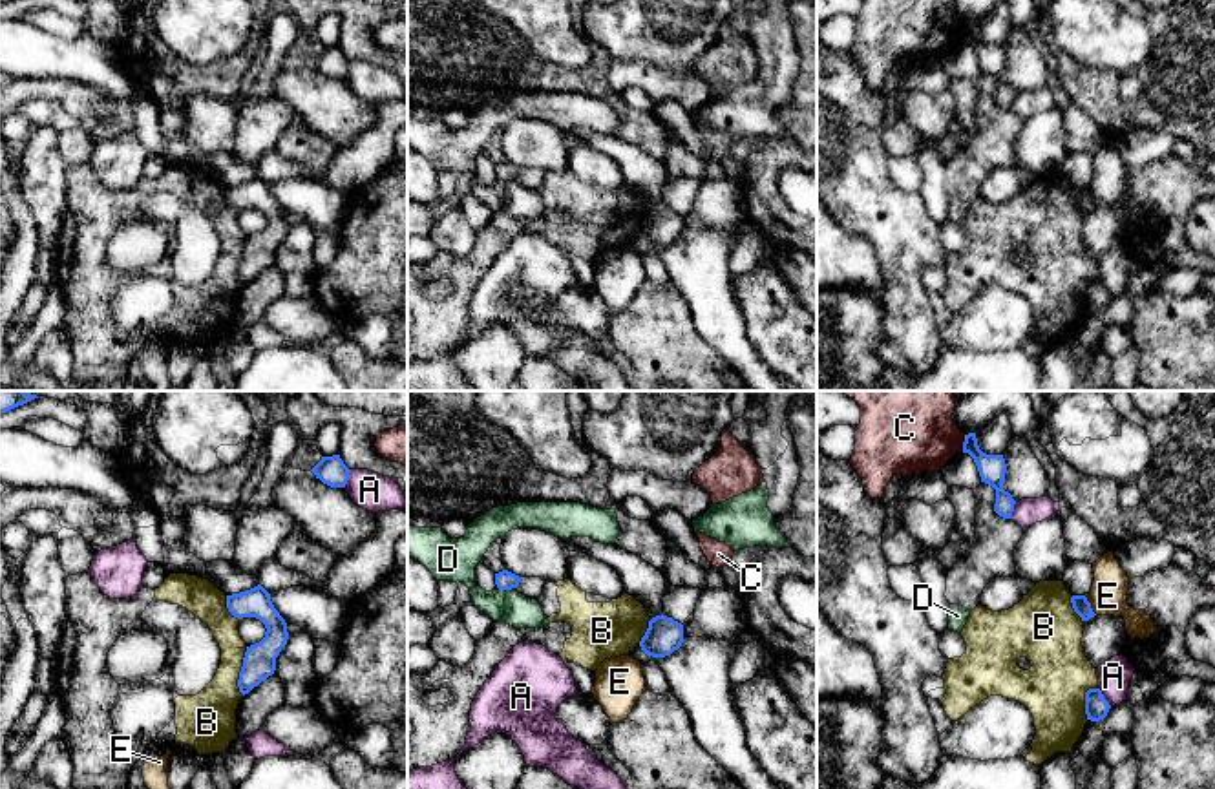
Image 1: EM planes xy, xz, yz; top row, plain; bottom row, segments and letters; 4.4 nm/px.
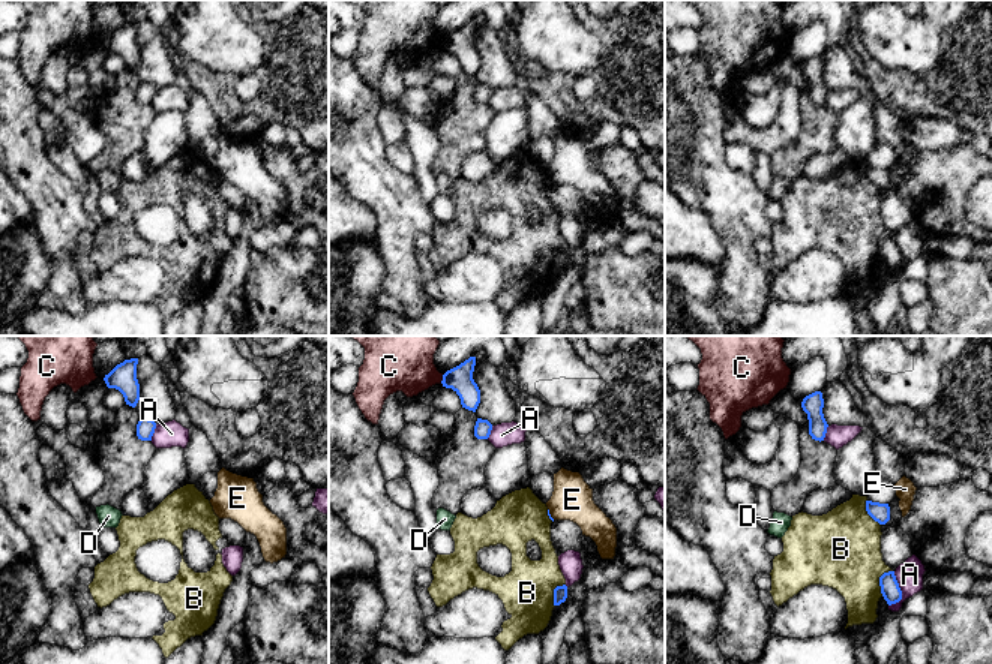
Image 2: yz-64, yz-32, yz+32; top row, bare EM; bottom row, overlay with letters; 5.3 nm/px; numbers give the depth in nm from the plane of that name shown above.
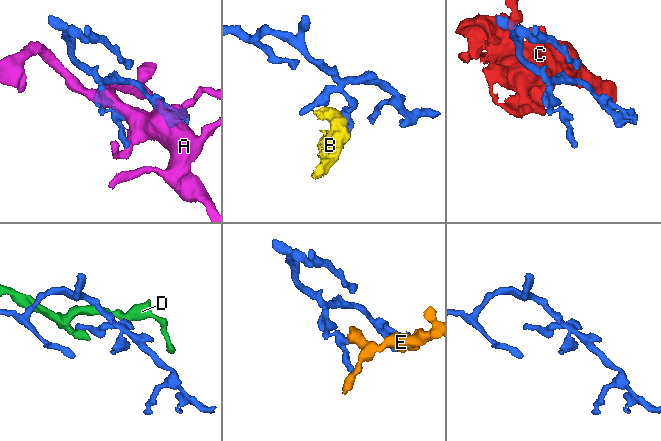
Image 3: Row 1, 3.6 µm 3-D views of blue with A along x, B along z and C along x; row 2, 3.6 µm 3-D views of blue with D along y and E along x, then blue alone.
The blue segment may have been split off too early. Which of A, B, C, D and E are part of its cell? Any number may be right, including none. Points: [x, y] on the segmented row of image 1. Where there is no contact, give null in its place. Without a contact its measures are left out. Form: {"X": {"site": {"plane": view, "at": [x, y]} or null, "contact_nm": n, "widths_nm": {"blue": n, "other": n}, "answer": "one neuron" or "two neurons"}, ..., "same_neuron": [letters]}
{"A": {"site": {"plane": "yz", "at": [1104, 696]}, "contact_nm": 110, "widths_nm": {"blue": 110, "other": 140}, "answer": "two neurons"}, "B": {"site": {"plane": "xy", "at": [242, 671]}, "contact_nm": 220, "widths_nm": {"blue": 140, "other": 220}, "answer": "two neurons"}, "C": {"site": {"plane": "yz", "at": [963, 442]}, "contact_nm": 70, "widths_nm": {"blue": 120, "other": 400}, "answer": "two neurons"}, "D": {"site": {"plane": "xz", "at": [507, 589]}, "contact_nm": 80, "widths_nm": {"blue": 90, "other": 170}, "answer": "two neurons"}, "E": {"site": {"plane": "yz", "at": [1089, 605]}, "contact_nm": 110, "widths_nm": {"blue": 80, "other": 170}, "answer": "two neurons"}, "same_neuron": []}

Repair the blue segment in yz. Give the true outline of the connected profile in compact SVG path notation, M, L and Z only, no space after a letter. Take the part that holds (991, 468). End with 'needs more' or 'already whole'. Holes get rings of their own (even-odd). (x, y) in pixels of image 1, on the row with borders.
M976 433L965 435L963 453L968 453L979 471L981 482L996 489L994 511L1003 519L1012 519L1016 500L1003 489L1007 464L1003 455L987 455L979 449Z; already whole

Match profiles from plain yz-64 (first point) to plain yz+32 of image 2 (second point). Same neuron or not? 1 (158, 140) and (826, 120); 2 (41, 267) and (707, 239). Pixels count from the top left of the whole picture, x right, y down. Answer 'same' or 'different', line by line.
1: different
2: different

